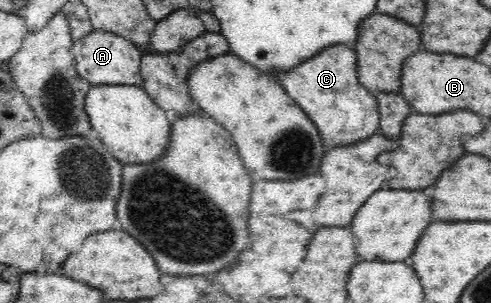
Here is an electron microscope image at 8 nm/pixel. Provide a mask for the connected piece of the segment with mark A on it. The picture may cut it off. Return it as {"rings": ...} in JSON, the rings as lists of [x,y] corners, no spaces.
{"rings":[[[94,29],[89,35],[83,36],[82,40],[73,42],[72,55],[79,76],[91,85],[126,84],[140,87],[142,84],[142,54],[130,40],[120,35]]]}

